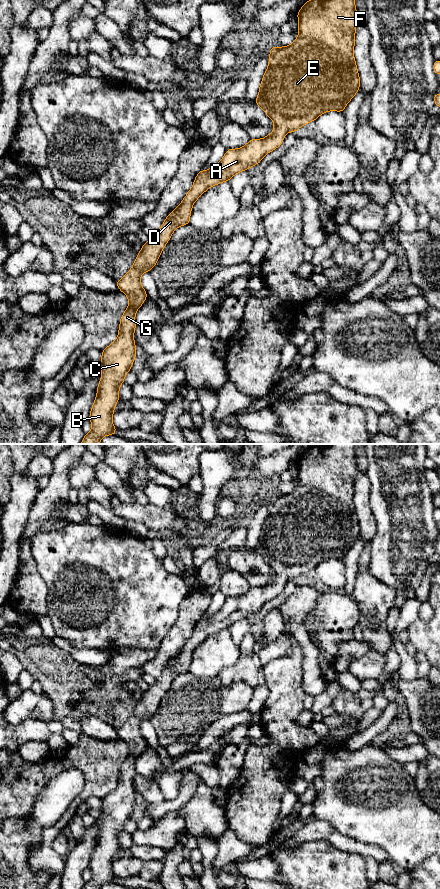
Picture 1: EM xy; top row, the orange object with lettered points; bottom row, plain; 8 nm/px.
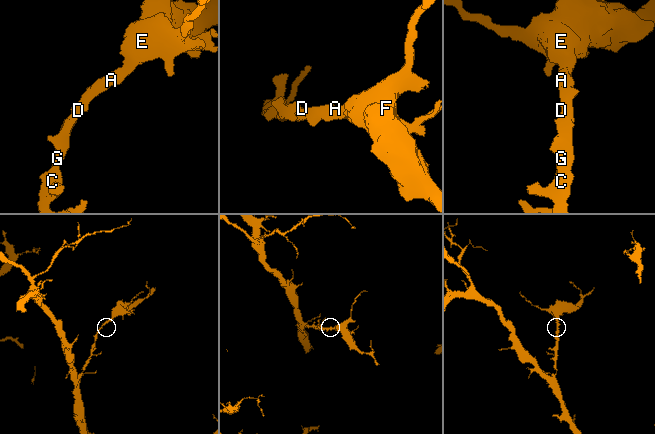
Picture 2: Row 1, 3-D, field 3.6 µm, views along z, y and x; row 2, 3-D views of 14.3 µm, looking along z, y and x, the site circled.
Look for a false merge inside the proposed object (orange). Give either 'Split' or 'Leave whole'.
Leave whole

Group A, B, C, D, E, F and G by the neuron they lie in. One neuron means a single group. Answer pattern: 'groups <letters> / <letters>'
groups A B C D E F G

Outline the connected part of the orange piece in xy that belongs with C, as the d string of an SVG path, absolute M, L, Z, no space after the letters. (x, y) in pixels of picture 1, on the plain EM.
M318 444L307 449L298 459L297 464L299 484L291 493L271 495L269 513L255 548L256 552L272 567L273 580L264 587L251 587L242 596L227 597L221 609L207 619L201 618L180 653L168 663L155 683L142 694L129 720L116 729L119 738L127 743L129 753L121 765L117 787L102 798L100 808L102 825L89 864L92 878L85 882L82 889L100 889L102 885L113 883L118 878L112 871L112 864L119 848L119 835L124 831L125 823L131 818L136 804L135 761L148 745L140 731L140 725L155 714L174 678L179 674L189 673L194 650L208 636L229 629L238 620L258 612L266 602L282 592L286 581L296 580L301 574L316 568L324 560L343 560L347 551L356 543L360 535L360 526L353 504L357 474L354 444L332 444L331 446Z

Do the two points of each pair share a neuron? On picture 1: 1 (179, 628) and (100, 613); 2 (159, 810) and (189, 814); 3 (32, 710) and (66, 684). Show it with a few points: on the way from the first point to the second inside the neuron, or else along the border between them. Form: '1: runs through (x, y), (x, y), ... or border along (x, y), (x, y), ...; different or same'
1: border along (180, 604), (178, 617), (159, 646); different
2: border along (193, 794), (177, 811); different
3: border along (43, 692), (52, 703), (53, 718); different

